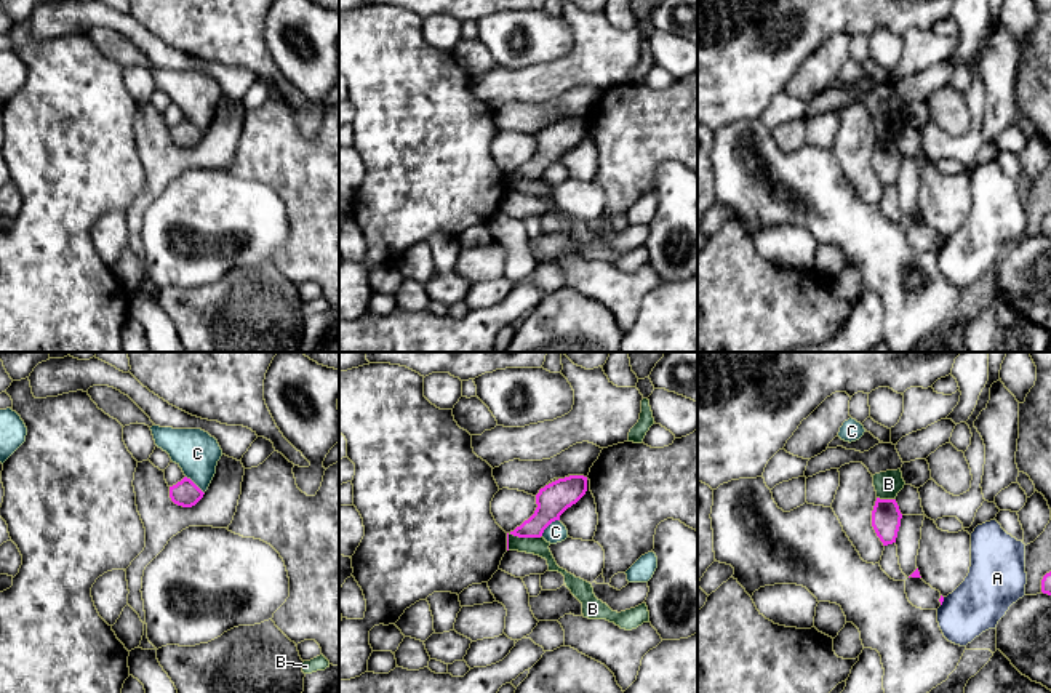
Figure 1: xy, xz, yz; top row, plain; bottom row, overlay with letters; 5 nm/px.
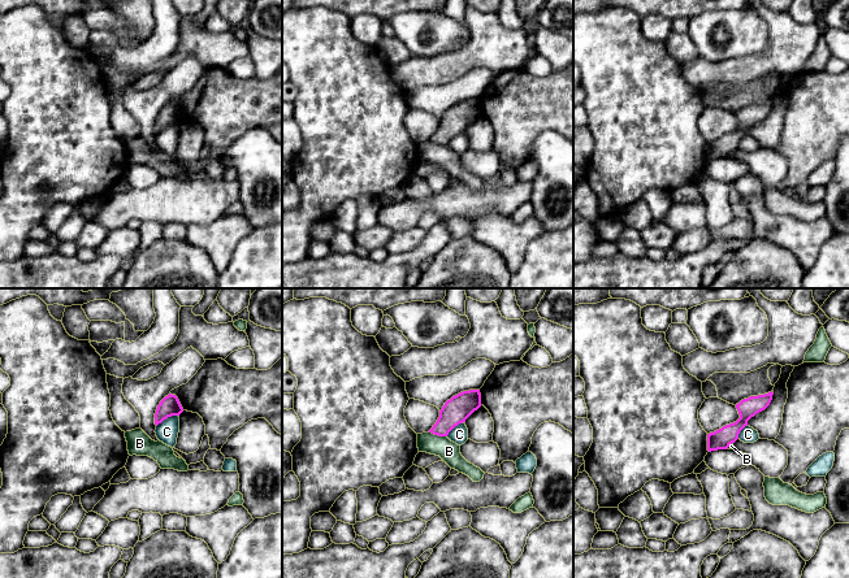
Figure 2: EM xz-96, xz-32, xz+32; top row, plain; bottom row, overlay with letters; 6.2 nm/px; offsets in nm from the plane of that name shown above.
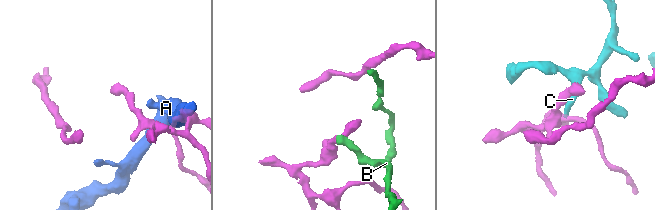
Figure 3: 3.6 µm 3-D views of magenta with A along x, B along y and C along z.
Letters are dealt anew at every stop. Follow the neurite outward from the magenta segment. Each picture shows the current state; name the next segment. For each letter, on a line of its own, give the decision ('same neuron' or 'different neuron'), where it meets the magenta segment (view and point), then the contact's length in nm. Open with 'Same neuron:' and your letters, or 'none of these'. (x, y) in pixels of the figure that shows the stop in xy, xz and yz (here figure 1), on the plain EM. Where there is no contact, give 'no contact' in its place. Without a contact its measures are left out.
Same neuron: none of these
A: different neuron | yz (943, 242) | 50 nm
B: different neuron | xz (519, 178) | 190 nm
C: different neuron | xz (549, 165) | 130 nm

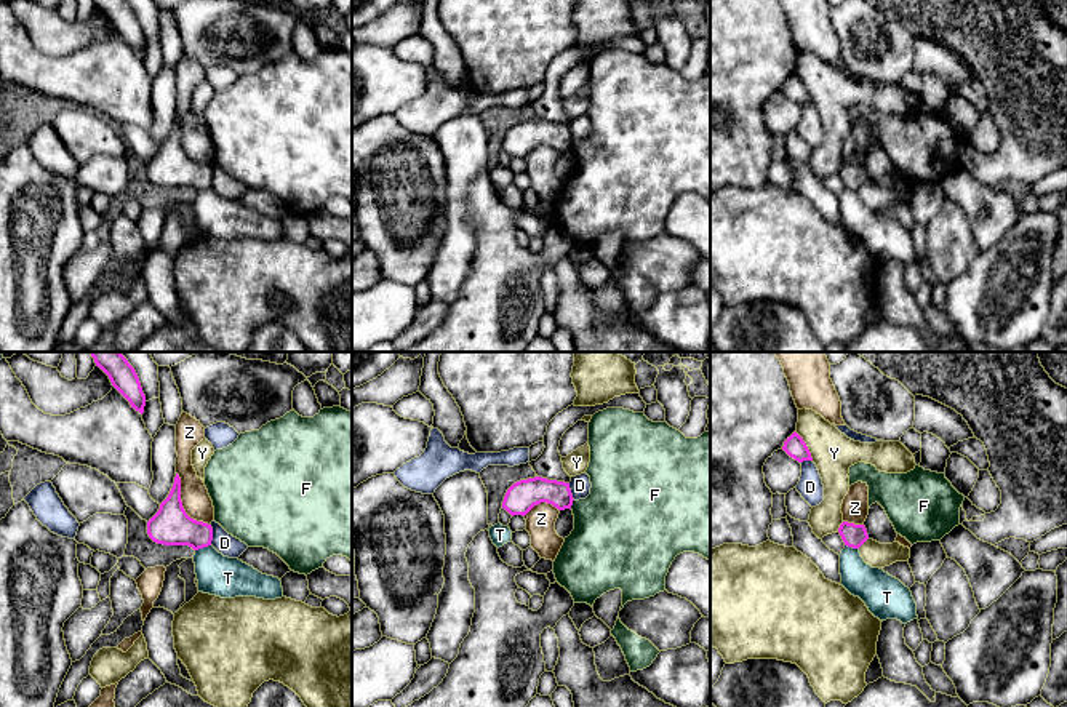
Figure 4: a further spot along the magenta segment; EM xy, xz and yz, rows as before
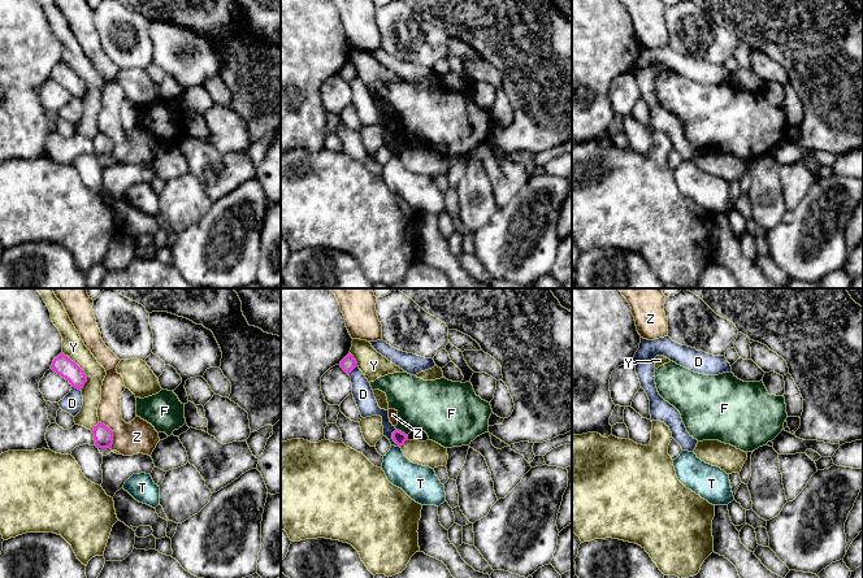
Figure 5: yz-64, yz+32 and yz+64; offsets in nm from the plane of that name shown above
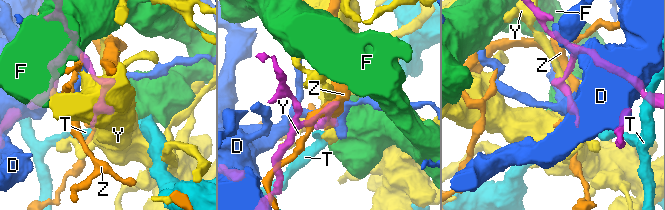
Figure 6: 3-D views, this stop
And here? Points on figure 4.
Same neuron: none of these
D: different neuron | xy (211, 176) | 110 nm
F: different neuron | xz (571, 146) | 50 nm
T: different neuron | xy (202, 189) | 90 nm
Y: different neuron | yz (805, 87) | 180 nm
Z: different neuron | xy (181, 146) | 320 nm

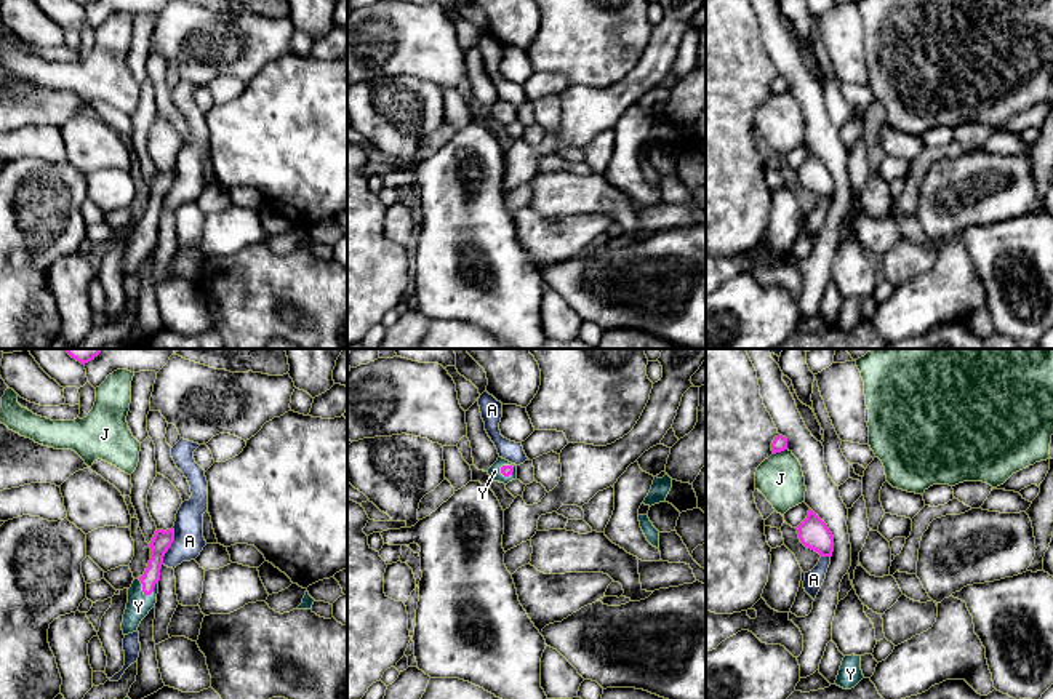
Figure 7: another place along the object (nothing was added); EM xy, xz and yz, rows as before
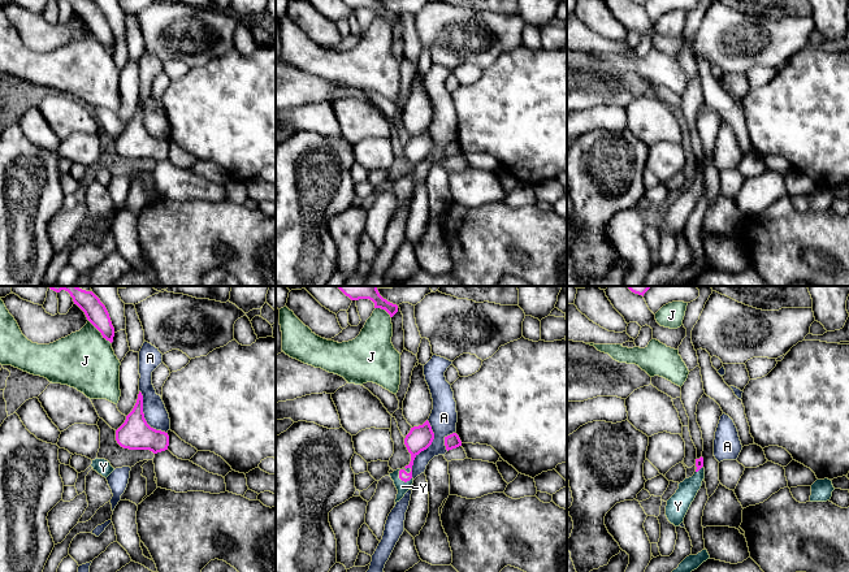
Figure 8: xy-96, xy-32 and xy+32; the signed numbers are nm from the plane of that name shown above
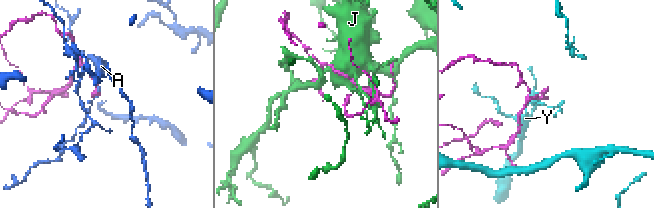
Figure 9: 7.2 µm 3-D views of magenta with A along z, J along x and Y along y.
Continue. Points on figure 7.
Same neuron: Y
A: different neuron | xy (170, 187) | 190 nm
J: different neuron | yz (780, 93) | 80 nm
Y: same neuron | xy (146, 235) | 110 nm

